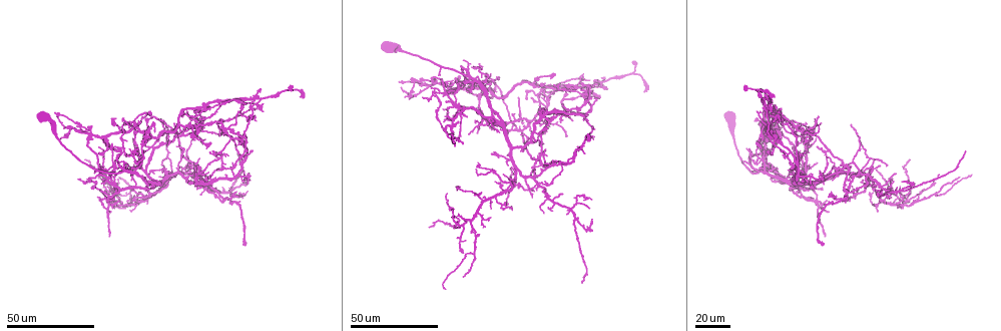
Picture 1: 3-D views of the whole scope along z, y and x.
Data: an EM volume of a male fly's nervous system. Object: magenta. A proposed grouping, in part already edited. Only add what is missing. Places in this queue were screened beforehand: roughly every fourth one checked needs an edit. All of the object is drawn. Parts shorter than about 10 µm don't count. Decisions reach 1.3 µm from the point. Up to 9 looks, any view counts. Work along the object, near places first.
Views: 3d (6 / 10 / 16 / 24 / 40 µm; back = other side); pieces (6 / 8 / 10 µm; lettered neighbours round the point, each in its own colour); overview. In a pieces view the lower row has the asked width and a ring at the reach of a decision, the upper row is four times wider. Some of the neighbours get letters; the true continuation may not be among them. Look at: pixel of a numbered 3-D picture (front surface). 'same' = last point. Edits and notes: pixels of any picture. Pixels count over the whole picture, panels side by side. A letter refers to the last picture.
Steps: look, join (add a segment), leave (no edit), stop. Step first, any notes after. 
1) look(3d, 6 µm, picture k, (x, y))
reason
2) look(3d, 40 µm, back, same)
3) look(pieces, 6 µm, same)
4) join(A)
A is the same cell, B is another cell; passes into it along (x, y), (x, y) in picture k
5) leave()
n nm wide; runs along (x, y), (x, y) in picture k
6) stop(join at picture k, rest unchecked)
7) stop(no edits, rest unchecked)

look(3d, 40 µm, picture 1, (862, 180))
branch stops here

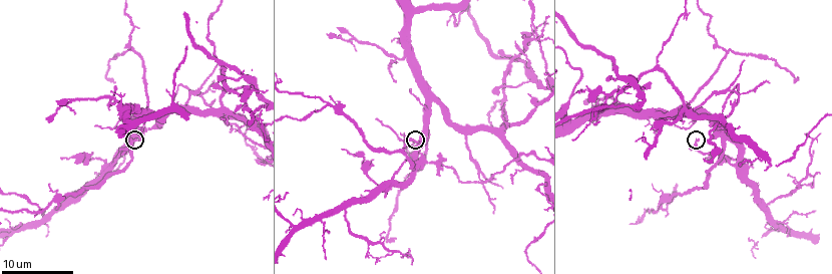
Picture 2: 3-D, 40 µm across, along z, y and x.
look(3d, 6 µm, picture 2, (415, 142))

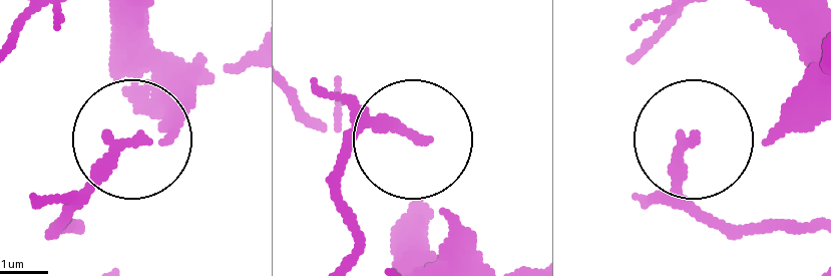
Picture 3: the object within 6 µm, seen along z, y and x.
look(pieces, 8 µm, picture 3, (426, 138))

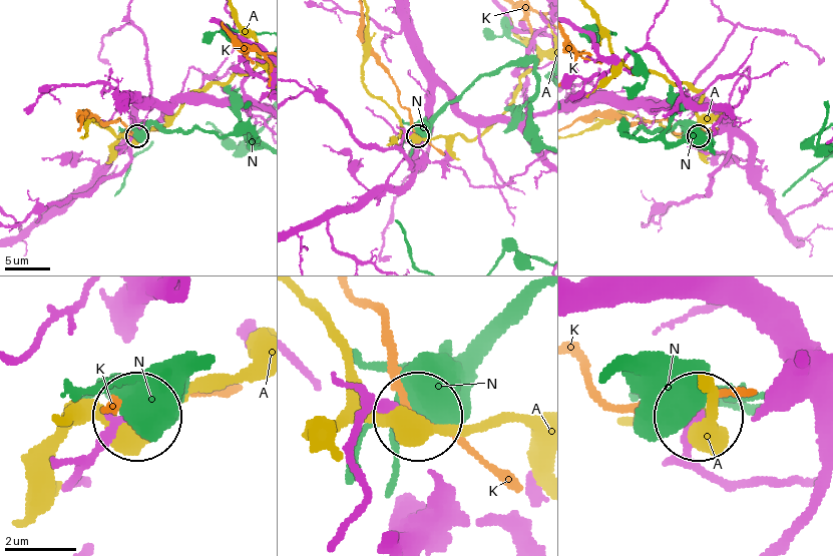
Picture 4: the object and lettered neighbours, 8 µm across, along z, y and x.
leave()
A, K and N are other cells; runs along (347, 522), (362, 486), (356, 432), (383, 405), (413, 414) in picture 4; no lettered segment goes on from it

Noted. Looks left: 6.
look(3d, 40 µm, picture 1, (527, 97))
branch stops here

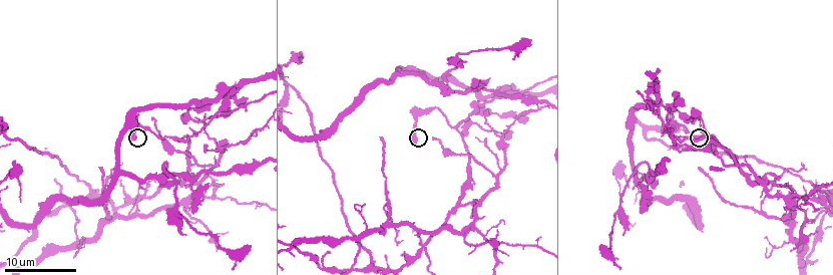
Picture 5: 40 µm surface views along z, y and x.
look(pieces, 8 µm, picture 5, (413, 143))

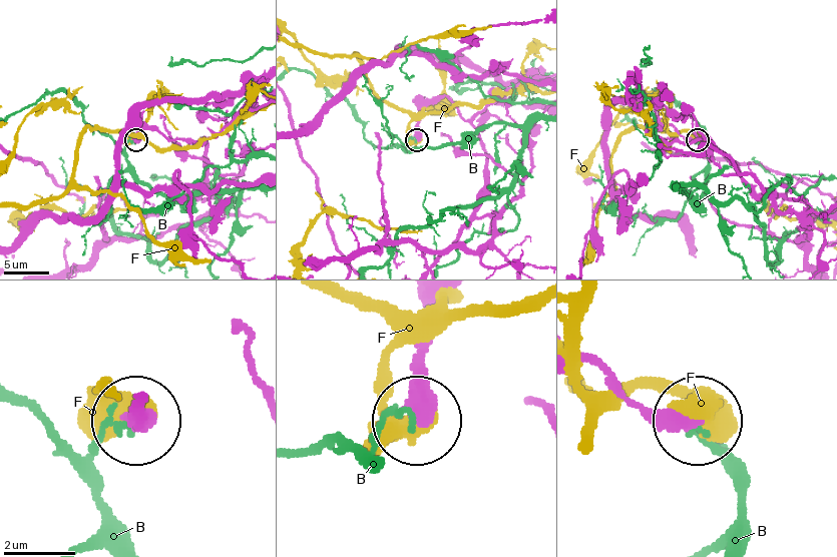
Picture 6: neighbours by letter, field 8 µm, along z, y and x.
leave()
B and F are other cells; runs along (485, 172), (481, 137), (447, 98), (424, 106), (418, 139) in picture 6; none of them fits

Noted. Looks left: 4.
look(3d, 24 µm, picture 1, (467, 117))
free end

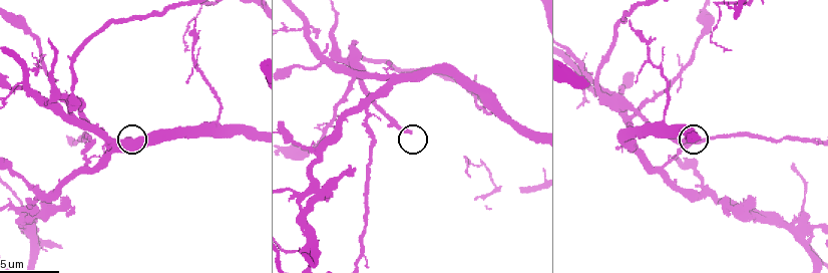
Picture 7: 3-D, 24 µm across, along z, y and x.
look(pieces, 10 µm, picture 7, (410, 132))
see the neighbours

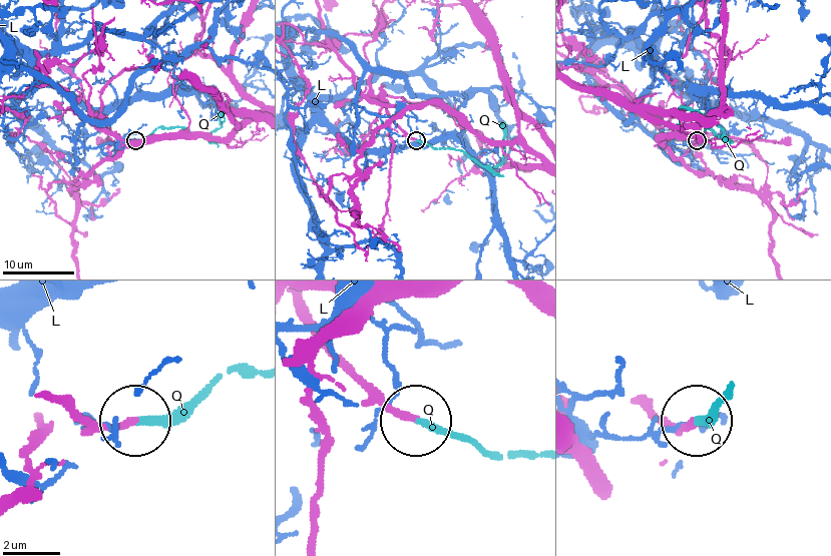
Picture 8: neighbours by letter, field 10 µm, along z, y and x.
join(Q)
Q is the same cell, L is another cell; it goes on there

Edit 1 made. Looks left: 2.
look(3d, 40 µm, picture 1, (454, 142))
end of a long branch

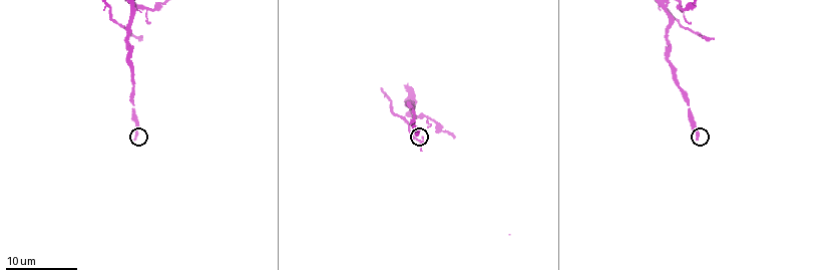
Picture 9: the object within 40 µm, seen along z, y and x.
look(pieces, 8 µm, picture 9, (414, 132))

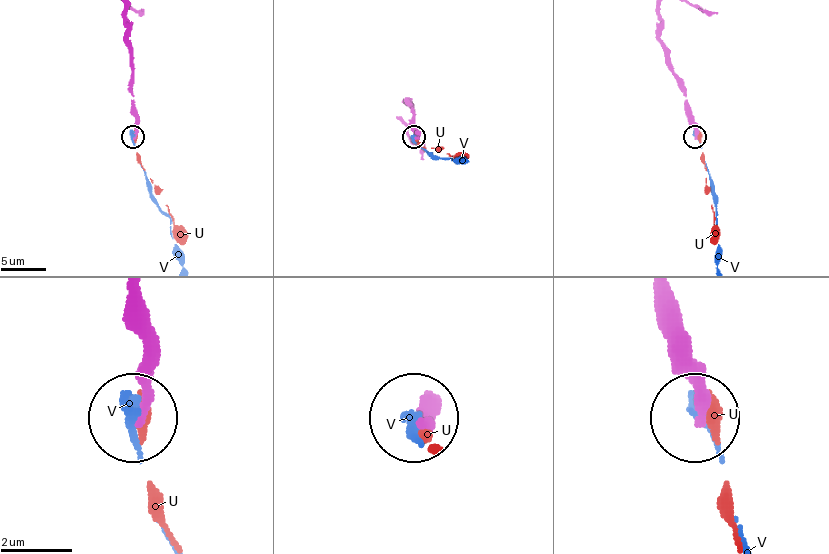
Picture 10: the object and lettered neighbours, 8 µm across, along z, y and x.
leave()
U and V are other cells; runs along (659, 14), (657, 39), (685, 97), (695, 136) in picture 10; none of them fits

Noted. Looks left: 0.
stop(join at picture 8, rest unchecked)

